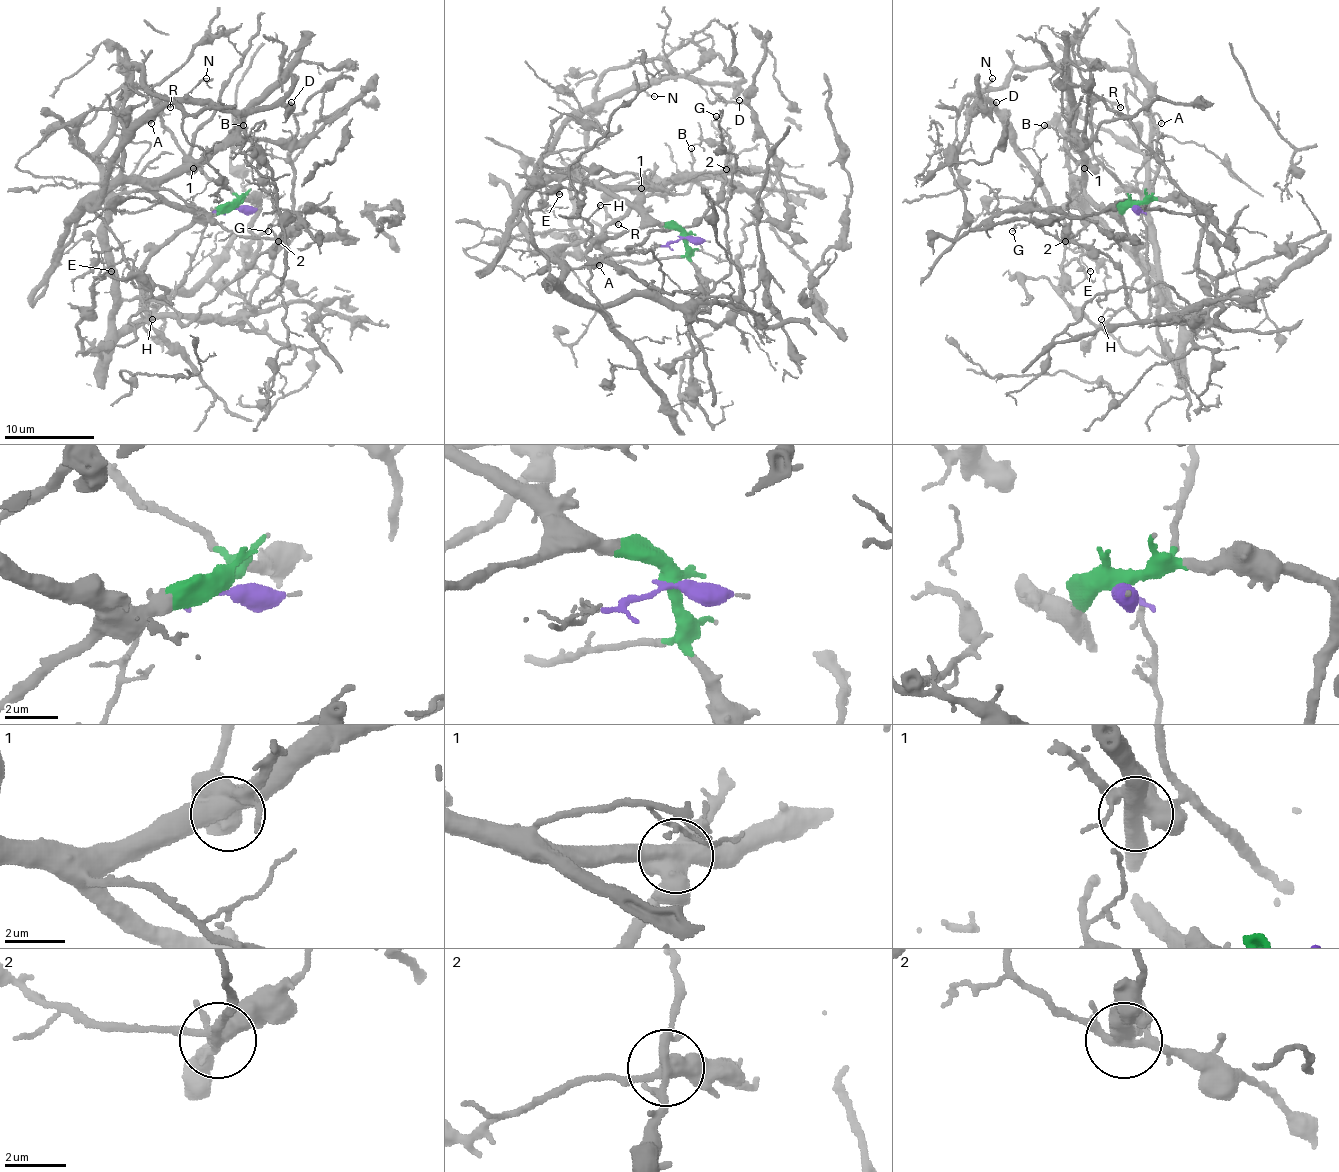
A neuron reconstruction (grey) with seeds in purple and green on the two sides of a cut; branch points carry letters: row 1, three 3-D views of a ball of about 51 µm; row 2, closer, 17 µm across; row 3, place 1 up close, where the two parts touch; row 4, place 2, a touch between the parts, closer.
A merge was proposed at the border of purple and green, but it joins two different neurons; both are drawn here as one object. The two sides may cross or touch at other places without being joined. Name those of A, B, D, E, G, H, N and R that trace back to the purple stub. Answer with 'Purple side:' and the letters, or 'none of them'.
Purple side: G

